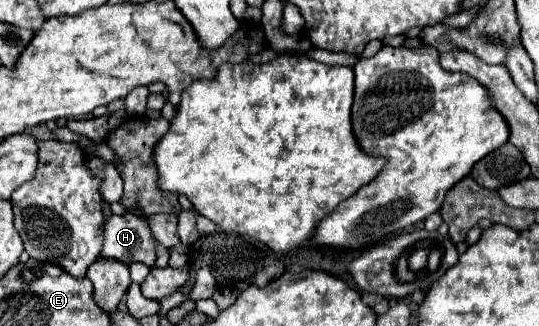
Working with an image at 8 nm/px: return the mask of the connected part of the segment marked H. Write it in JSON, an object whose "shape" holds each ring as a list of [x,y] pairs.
{"shape":[[[133,214],[111,216],[103,226],[103,236],[101,258],[111,258],[123,264],[141,262],[153,268],[157,260],[155,240],[145,218]]]}

